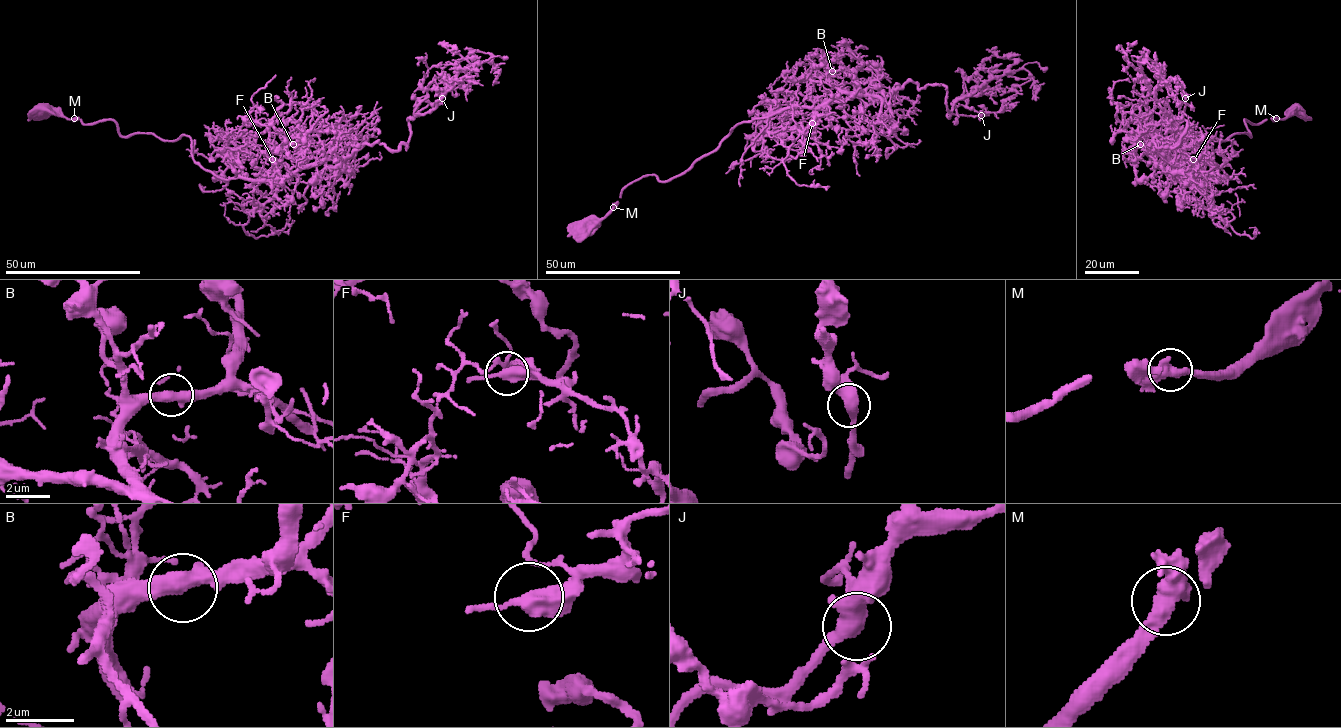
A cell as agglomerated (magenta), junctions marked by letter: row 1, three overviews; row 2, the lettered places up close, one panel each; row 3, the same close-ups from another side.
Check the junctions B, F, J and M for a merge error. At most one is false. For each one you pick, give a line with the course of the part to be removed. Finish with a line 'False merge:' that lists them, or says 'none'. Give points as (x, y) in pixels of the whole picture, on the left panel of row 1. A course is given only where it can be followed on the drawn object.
False merge: none

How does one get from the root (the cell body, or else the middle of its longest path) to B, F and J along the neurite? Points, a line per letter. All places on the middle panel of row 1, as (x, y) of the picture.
B: (580, 226), (602, 218), (642, 177), (684, 173), (742, 122), (826, 105), (838, 93), (826, 78), (832, 71)
F: (580, 226), (602, 218), (621, 190), (642, 177), (668, 181), (684, 173), (742, 122), (827, 106), (812, 123)
J: (580, 226), (642, 177), (684, 173), (735, 126), (843, 93), (944, 85), (948, 117), (981, 115)

